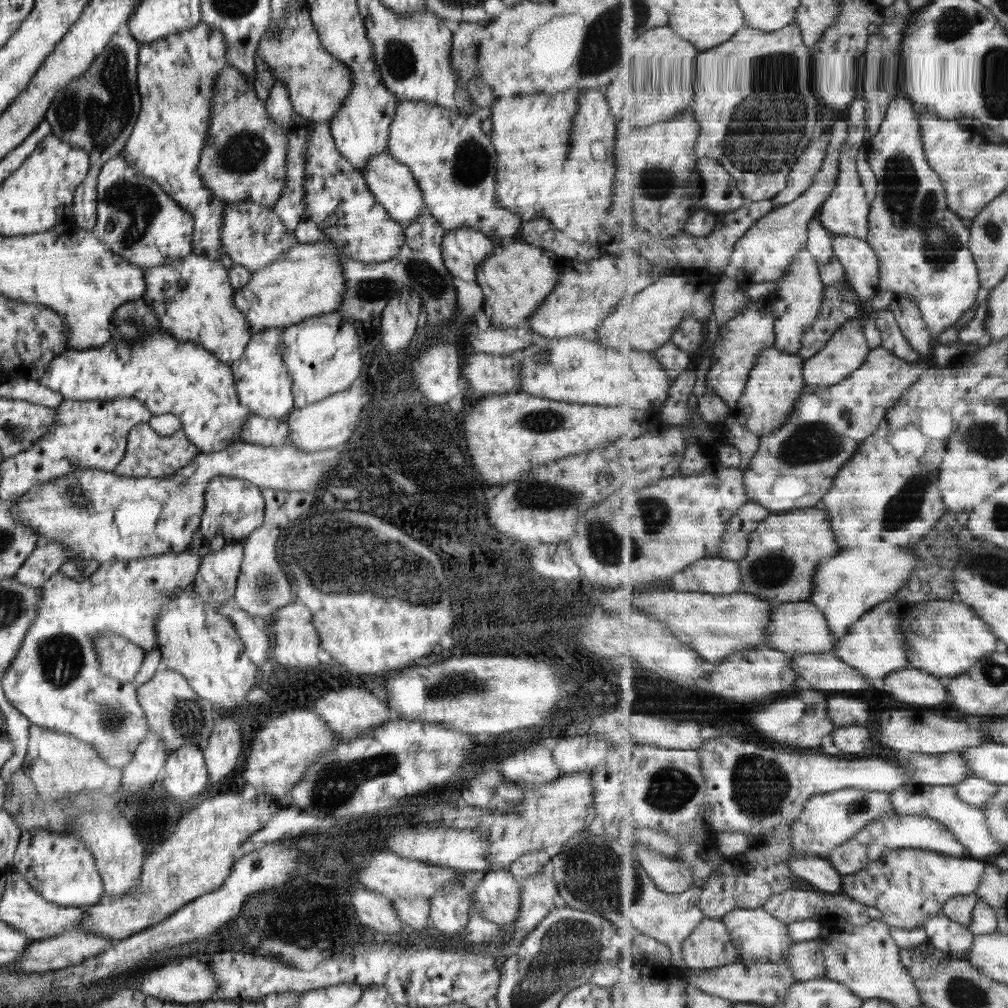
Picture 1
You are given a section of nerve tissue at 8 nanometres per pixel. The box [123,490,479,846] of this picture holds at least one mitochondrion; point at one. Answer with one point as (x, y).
(310, 542)

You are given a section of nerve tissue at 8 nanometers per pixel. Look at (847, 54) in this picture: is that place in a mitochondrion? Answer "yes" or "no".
no

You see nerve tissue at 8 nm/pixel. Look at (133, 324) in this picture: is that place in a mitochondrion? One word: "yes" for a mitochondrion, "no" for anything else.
yes

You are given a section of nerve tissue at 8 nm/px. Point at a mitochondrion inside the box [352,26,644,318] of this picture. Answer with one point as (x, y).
(472, 162)

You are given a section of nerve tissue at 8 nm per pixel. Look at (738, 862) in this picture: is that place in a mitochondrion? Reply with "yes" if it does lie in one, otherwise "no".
no

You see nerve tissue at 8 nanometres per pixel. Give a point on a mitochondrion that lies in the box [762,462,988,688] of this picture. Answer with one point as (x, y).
(905, 505)

